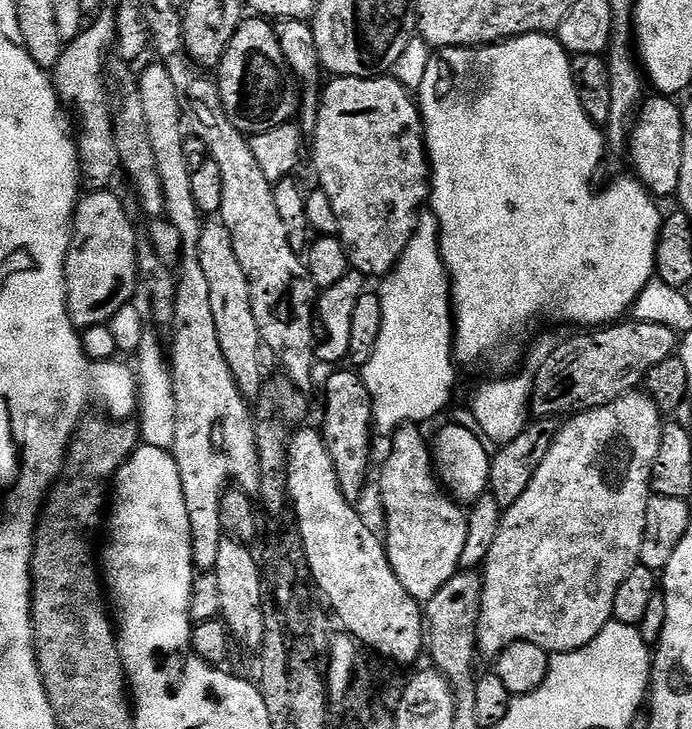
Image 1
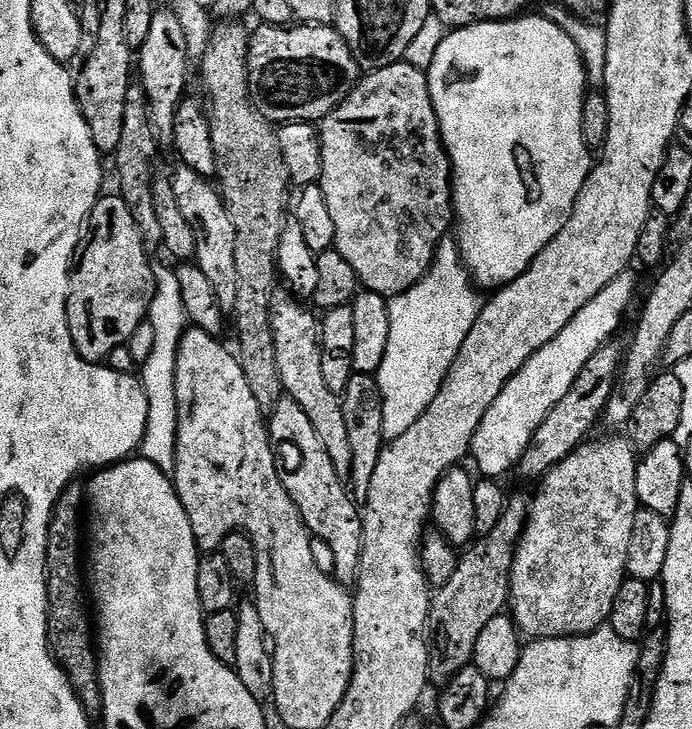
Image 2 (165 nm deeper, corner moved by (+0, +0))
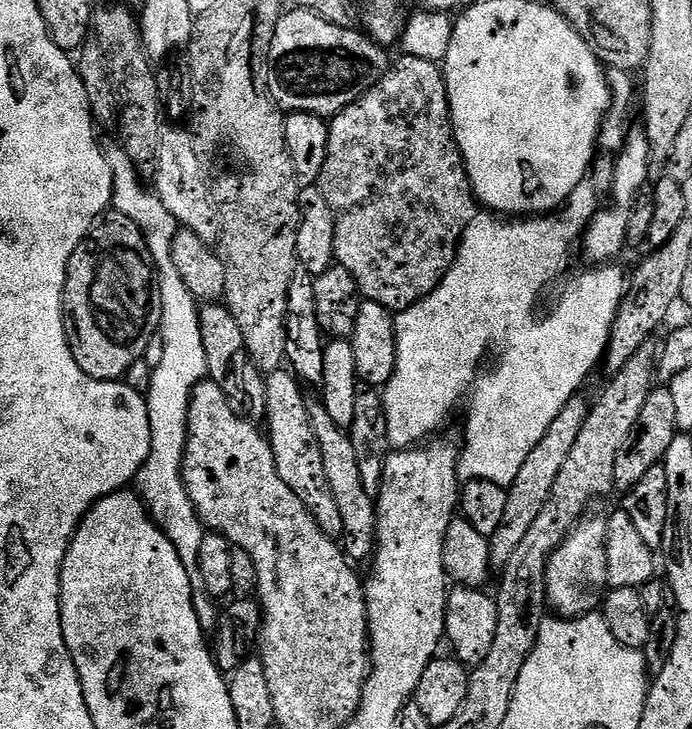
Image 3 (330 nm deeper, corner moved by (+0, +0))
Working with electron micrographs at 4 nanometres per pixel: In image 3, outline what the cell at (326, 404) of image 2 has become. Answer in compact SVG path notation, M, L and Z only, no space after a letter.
M308 400L310 426L314 426L314 438L318 438L318 450L322 450L322 466L326 470L326 482L330 482L330 494L334 494L334 502L338 502L338 510L342 513L343 539L346 543L346 555L349 561L373 559L376 551L376 502L373 496L366 494L366 486L362 486L362 473L358 471L358 454L354 454L354 442L351 435L330 414L326 414L323 400Z

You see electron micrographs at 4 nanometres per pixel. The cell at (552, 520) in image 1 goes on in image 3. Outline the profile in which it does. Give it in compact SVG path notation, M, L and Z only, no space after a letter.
M585 515L572 533L562 542L548 563L546 570L547 607L557 617L579 618L592 613L603 605L608 583L608 522L602 515Z

